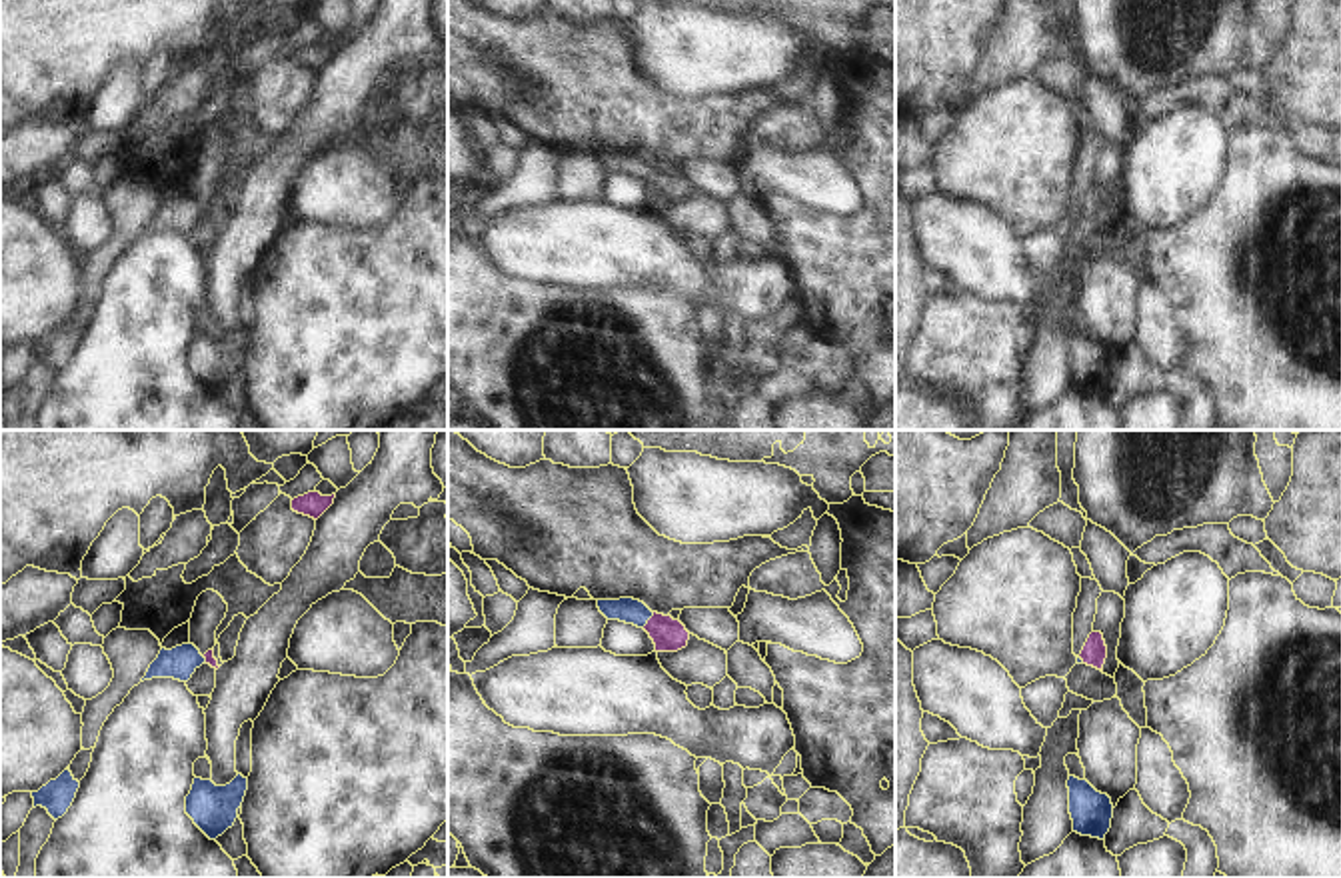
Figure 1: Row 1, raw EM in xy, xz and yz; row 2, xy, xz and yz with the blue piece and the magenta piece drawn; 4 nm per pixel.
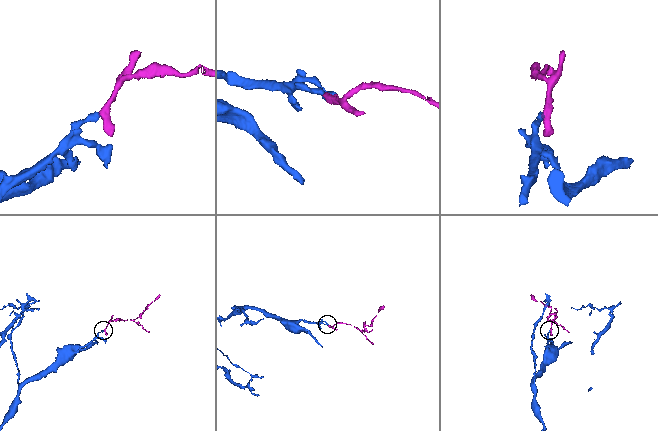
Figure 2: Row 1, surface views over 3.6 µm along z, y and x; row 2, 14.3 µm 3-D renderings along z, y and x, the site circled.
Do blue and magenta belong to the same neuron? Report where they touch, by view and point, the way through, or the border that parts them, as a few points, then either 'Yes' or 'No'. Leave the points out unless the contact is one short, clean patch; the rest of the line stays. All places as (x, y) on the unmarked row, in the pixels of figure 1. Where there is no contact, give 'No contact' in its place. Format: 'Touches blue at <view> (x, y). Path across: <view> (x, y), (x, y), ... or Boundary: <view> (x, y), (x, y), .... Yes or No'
Touches blue at xz (648, 170). Path across: xz (628, 162), (648, 170), (668, 186). Yes.

